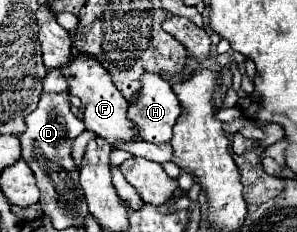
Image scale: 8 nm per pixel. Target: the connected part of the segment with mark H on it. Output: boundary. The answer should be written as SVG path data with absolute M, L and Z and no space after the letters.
M148 72L142 76L140 92L140 98L130 104L128 118L138 126L138 134L144 142L170 142L172 128L182 116L182 106L176 94L162 76Z

